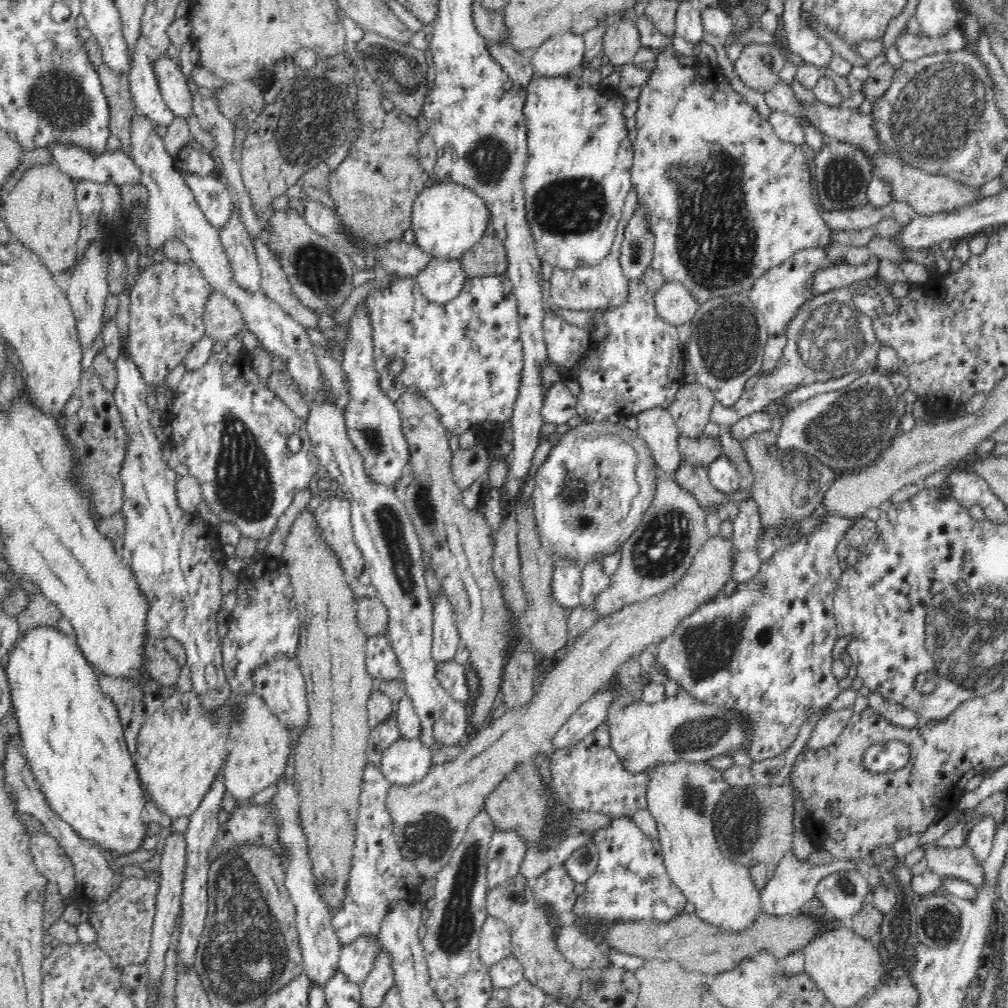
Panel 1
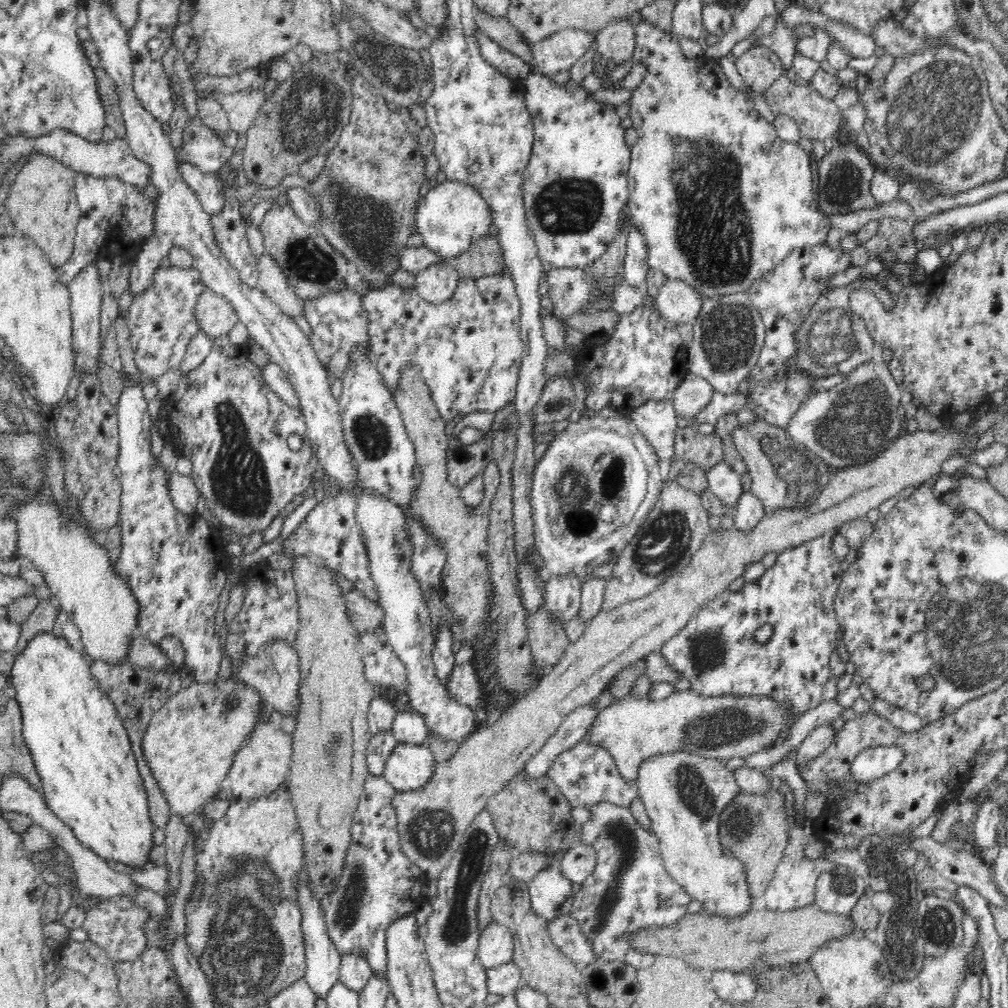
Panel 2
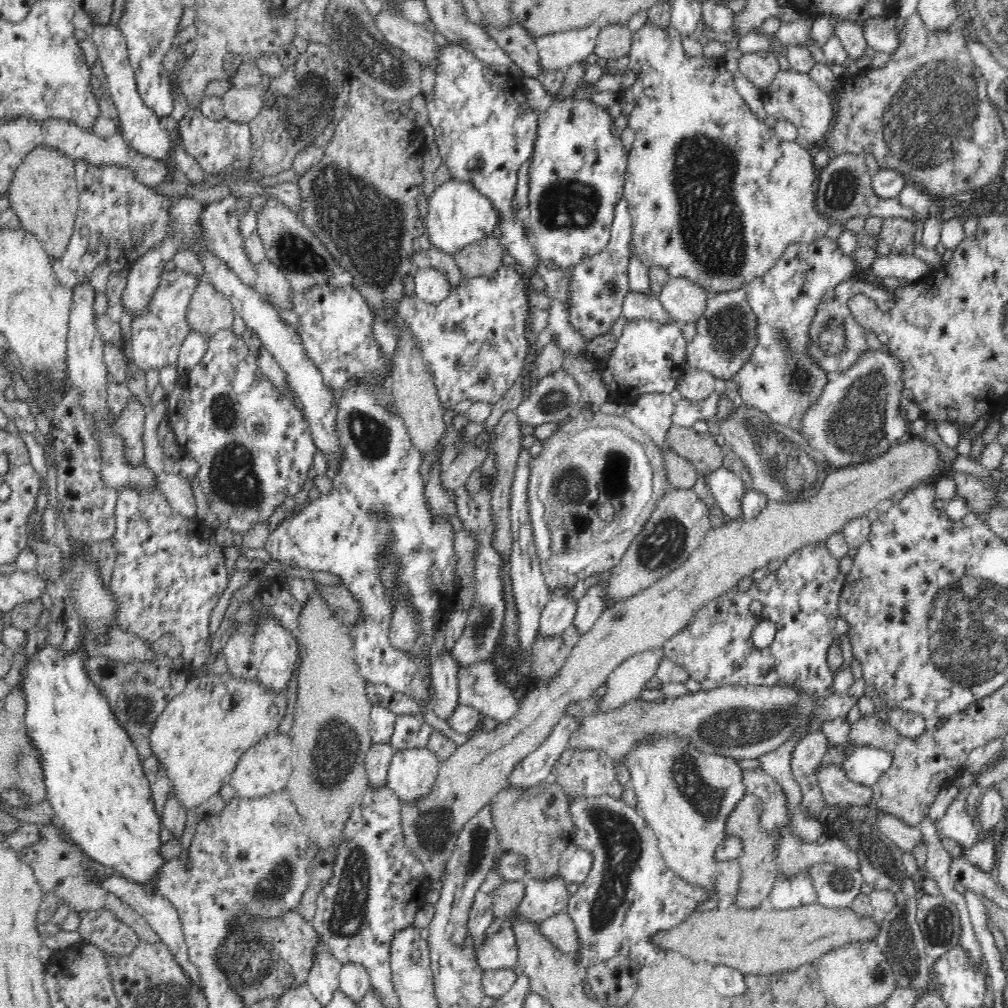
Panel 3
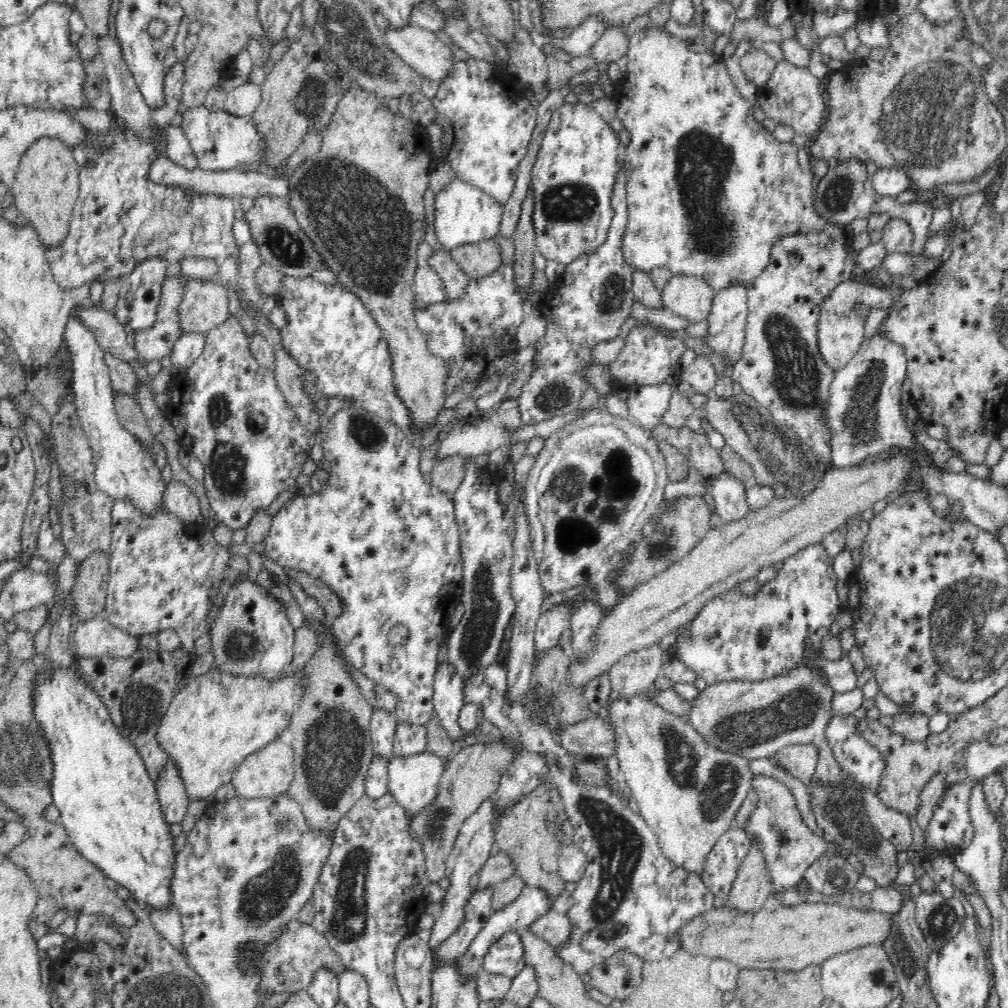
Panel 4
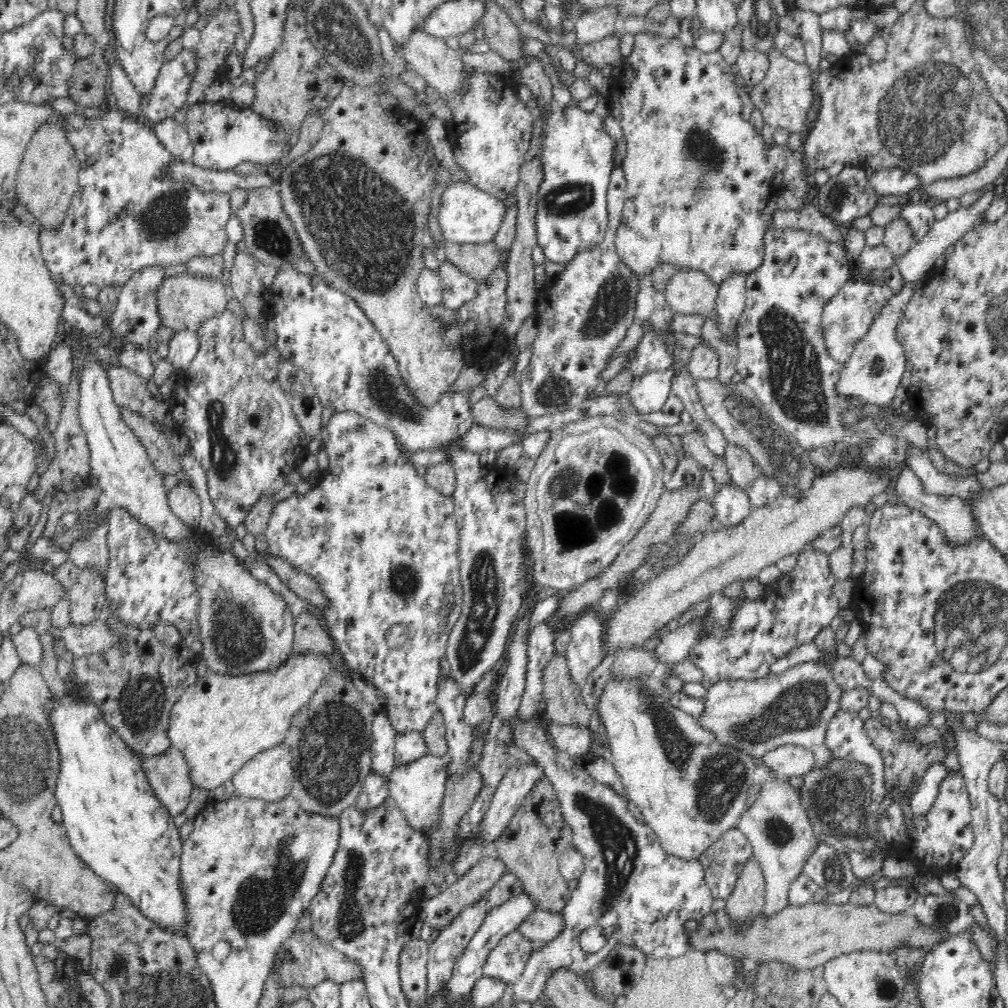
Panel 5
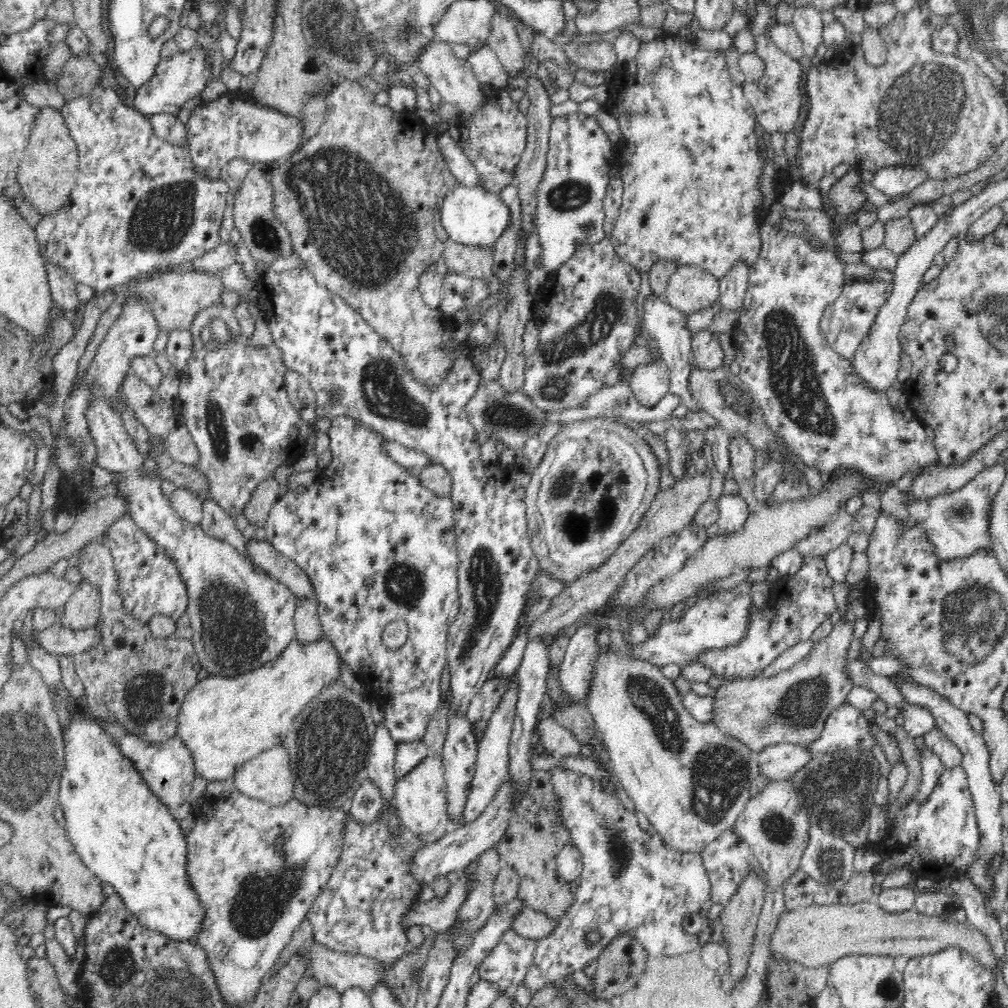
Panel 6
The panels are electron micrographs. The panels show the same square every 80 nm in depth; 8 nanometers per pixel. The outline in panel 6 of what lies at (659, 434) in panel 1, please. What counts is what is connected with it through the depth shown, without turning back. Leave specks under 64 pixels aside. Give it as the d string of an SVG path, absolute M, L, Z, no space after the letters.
M646 363L632 370L630 388L638 403L646 407L654 407L669 392L670 371L658 363Z

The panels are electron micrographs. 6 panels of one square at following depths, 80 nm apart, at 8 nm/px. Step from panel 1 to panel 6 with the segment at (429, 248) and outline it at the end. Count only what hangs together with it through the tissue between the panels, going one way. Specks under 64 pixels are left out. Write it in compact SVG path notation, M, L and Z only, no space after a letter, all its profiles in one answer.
M458 184L443 196L440 220L448 233L449 241L468 246L490 247L494 246L510 224L510 208L499 194L487 191L482 186L475 185L469 188Z

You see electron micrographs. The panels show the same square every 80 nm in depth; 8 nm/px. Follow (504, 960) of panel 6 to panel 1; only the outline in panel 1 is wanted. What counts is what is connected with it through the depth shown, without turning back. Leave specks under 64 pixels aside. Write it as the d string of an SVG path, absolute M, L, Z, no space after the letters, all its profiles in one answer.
M488 914L479 935L480 958L489 967L505 959L512 952L510 933L502 920Z

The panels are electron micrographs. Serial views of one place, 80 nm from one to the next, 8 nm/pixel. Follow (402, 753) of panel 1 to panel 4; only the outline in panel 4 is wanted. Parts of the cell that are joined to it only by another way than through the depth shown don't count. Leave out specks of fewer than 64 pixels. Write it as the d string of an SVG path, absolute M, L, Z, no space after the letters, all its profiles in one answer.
M430 751L404 756L404 758L392 757L392 760L389 760L388 768L389 793L402 805L408 815L420 814L424 808L428 808L428 805L436 800L445 764L445 760L440 759Z

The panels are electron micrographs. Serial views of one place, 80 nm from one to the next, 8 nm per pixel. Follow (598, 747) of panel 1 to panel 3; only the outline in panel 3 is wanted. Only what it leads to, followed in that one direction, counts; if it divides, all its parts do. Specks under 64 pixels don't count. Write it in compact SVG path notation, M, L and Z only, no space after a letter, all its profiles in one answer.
M574 750L565 751L553 767L552 779L564 790L568 799L577 797L598 797L604 795L614 799L622 799L623 794L629 791L629 786L622 786L616 778L616 763L612 758L603 755L598 750Z

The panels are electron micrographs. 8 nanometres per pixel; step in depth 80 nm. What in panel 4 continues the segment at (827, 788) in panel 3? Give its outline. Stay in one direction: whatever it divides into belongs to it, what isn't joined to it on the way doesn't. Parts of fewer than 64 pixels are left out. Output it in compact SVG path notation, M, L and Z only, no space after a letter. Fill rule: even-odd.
M803 665L790 670L788 674L774 676L762 681L730 681L718 682L713 685L707 685L698 698L691 701L691 709L687 714L687 722L698 733L701 734L710 747L714 747L722 752L732 752L738 756L752 761L755 759L775 756L789 745L794 744L812 744L819 750L818 763L815 770L815 778L829 787L842 789L843 779L846 774L839 766L834 757L833 751L828 747L825 739L825 730L829 720L832 718L831 702L835 690L828 685L828 681L821 680L821 676L815 672L812 665ZM866 789L862 794L865 813L877 828L878 834L894 844L896 850L907 851L912 844L912 824L906 815L888 808L872 790Z

